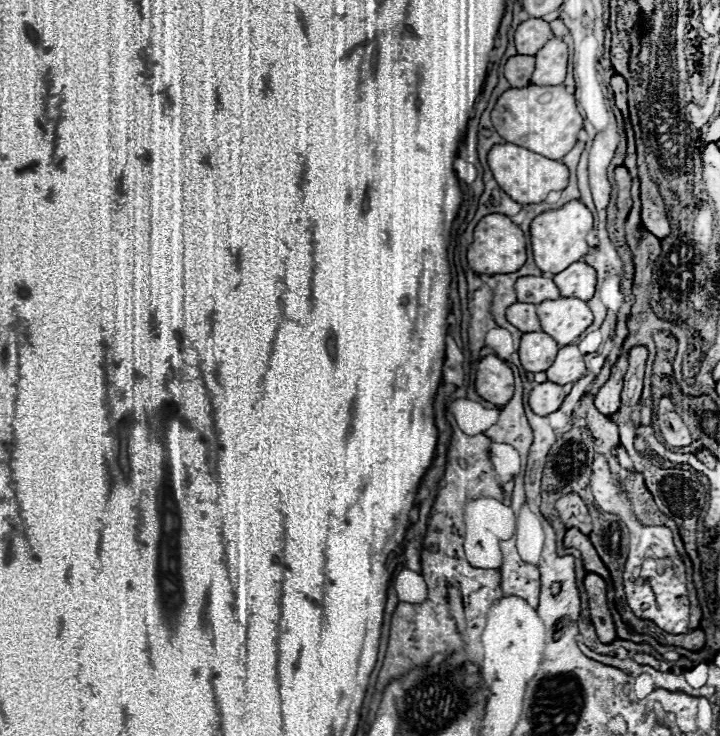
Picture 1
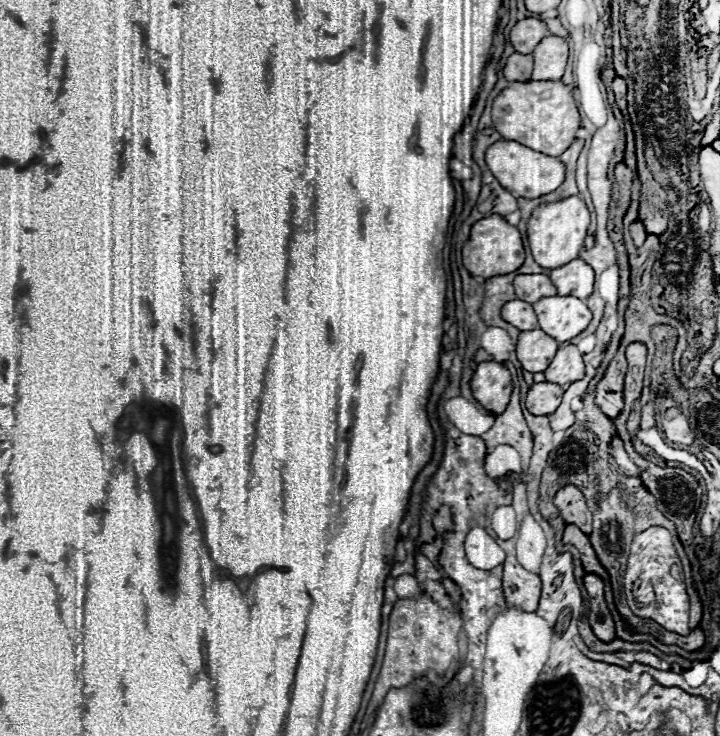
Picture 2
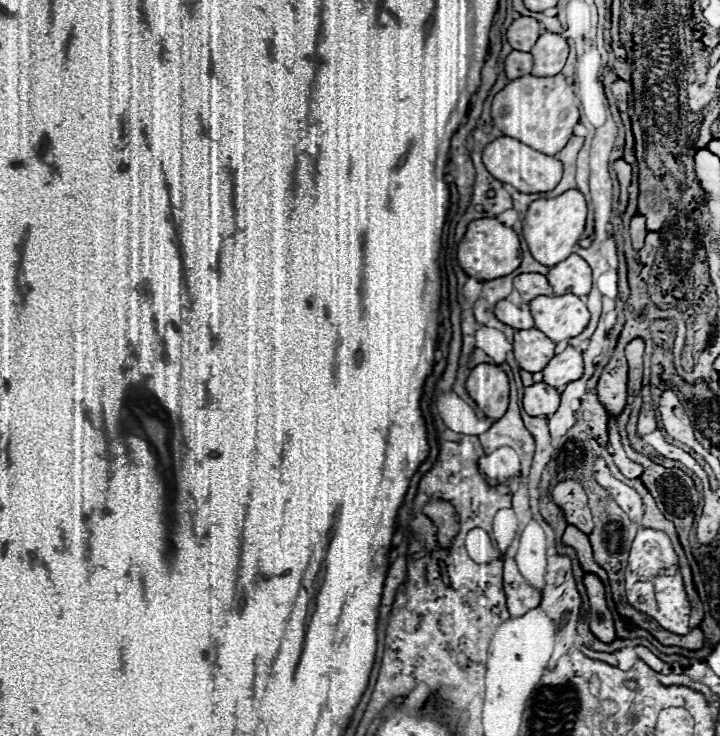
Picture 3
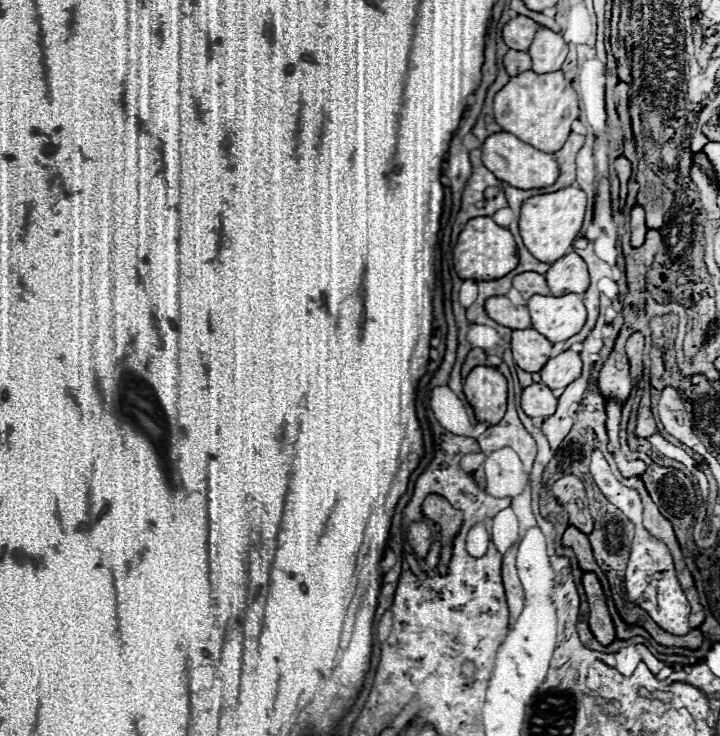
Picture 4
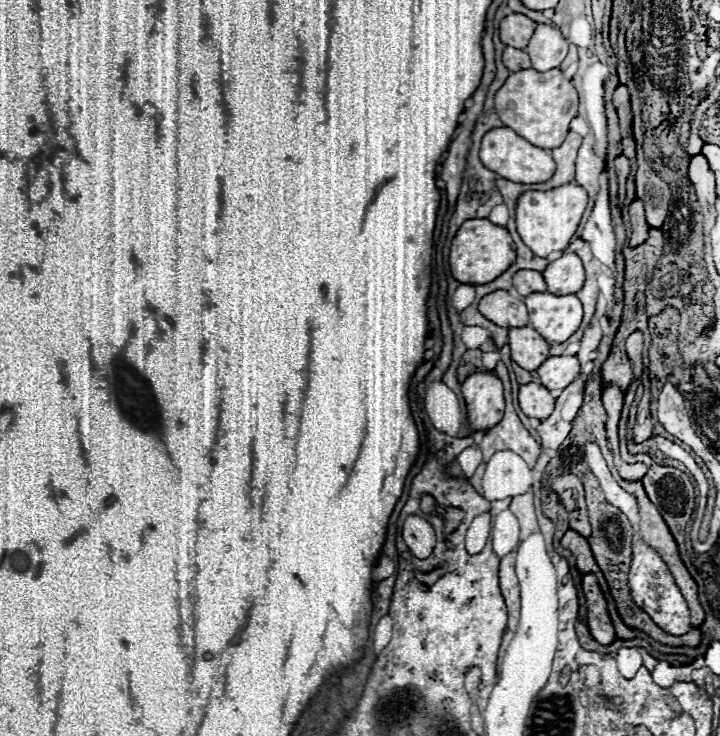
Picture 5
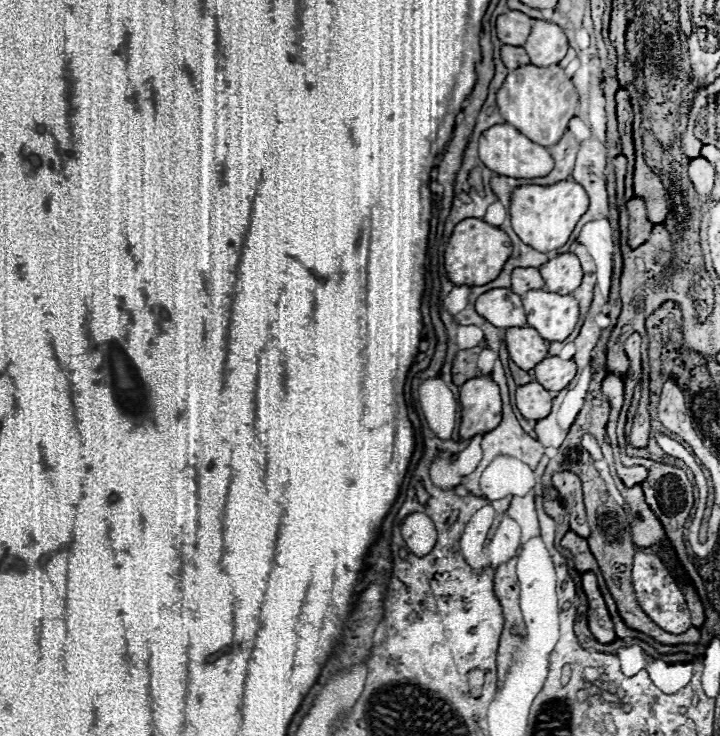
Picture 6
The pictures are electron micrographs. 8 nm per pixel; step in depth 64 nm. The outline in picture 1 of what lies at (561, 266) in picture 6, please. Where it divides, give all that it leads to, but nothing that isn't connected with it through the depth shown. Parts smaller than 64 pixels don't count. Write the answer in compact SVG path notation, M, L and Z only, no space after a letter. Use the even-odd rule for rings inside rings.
M574 262L564 272L556 274L554 282L564 298L590 300L596 290L596 270L586 262Z

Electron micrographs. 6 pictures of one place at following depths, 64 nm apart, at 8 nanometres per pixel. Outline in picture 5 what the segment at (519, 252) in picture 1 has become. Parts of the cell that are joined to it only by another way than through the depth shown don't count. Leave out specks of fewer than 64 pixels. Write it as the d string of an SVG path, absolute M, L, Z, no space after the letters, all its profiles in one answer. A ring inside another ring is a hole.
M488 218L466 220L450 246L450 270L452 276L462 284L486 284L504 274L516 260L512 236L506 228L492 224Z

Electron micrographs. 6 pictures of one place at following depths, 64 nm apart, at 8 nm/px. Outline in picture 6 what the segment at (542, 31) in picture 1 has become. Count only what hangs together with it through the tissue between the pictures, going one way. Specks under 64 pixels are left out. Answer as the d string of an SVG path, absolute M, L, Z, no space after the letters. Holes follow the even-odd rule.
M508 12L508 14L502 14L498 16L496 20L496 30L498 30L498 38L504 42L504 44L516 44L516 46L524 46L528 36L530 36L530 30L534 26L534 20L528 18L526 14L522 12Z

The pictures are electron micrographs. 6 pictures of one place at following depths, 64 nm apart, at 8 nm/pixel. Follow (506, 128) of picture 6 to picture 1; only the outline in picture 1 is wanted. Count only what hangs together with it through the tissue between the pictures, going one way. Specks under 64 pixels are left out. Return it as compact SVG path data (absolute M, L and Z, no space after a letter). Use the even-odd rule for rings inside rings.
M508 142L492 146L492 150L488 152L488 166L490 166L496 182L500 184L500 188L518 204L544 202L548 192L552 192L552 190L562 192L568 186L568 178L570 178L570 172L562 162L544 158L536 152L530 152L526 148L520 148L516 144L508 144Z

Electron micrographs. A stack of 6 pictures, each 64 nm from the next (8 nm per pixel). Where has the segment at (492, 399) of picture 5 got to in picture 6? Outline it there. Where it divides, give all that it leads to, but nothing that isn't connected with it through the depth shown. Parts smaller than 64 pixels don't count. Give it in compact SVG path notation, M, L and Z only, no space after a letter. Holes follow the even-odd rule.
M490 376L470 378L460 386L462 424L460 438L468 440L476 434L486 434L502 420L500 388Z

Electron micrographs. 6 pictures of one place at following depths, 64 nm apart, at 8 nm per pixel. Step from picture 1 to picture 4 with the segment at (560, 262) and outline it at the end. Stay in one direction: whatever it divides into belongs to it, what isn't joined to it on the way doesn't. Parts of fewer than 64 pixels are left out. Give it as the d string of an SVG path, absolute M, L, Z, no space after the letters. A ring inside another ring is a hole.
M576 186L552 194L540 194L526 200L522 204L518 224L520 224L522 240L530 250L530 254L546 264L554 264L556 260L566 256L572 250L572 244L582 228L584 212L586 212L586 194Z

